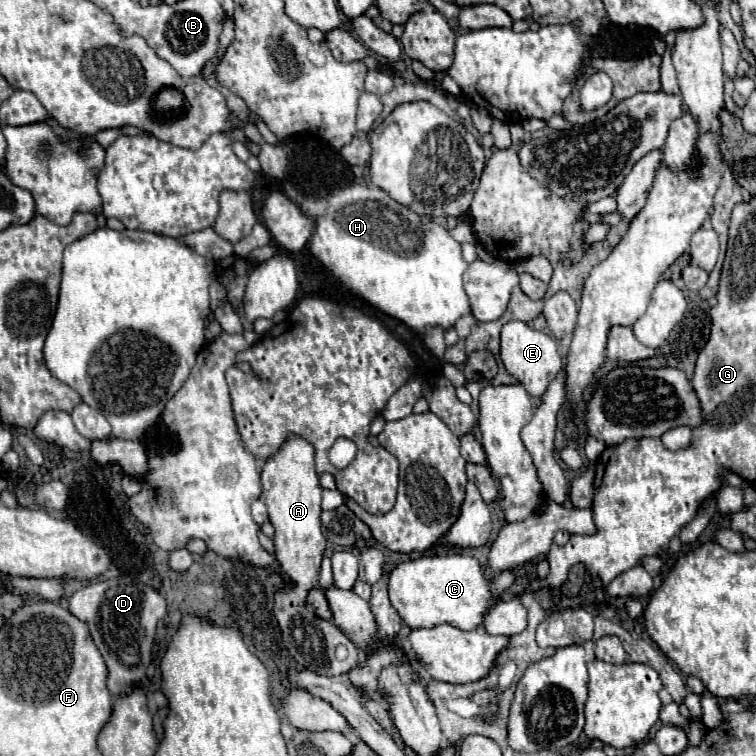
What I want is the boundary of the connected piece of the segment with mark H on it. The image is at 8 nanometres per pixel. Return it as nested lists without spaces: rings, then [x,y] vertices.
[[[350,185],[334,195],[326,211],[316,219],[316,229],[310,237],[310,251],[346,289],[366,299],[386,315],[404,321],[420,335],[426,335],[426,327],[442,327],[448,331],[460,317],[472,313],[470,299],[462,287],[462,275],[468,269],[468,263],[462,257],[462,245],[448,233],[446,227],[428,217],[420,217],[406,205],[396,203],[378,187]]]

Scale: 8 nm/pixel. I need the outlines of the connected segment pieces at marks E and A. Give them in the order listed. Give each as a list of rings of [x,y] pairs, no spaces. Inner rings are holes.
[[[512,321],[502,327],[500,357],[506,371],[512,377],[516,377],[532,397],[542,397],[548,385],[556,379],[556,375],[562,369],[562,355],[558,351],[558,343],[550,335],[542,331],[534,331],[528,323],[522,321]]]
[[[288,437],[280,451],[262,467],[262,499],[268,507],[270,523],[274,525],[274,555],[280,563],[280,573],[286,587],[274,595],[274,617],[282,631],[282,645],[294,661],[316,675],[338,677],[348,673],[358,663],[356,645],[332,623],[316,617],[306,607],[306,597],[318,585],[320,565],[326,549],[320,523],[322,487],[314,471],[314,449],[300,437]],[[346,647],[346,657],[338,659],[336,649]]]

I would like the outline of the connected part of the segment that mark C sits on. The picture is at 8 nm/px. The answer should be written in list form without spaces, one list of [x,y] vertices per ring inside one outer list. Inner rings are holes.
[[[456,553],[456,555],[422,555],[418,559],[410,559],[410,561],[396,565],[390,573],[388,593],[390,593],[390,601],[392,601],[394,609],[400,613],[400,617],[404,619],[404,623],[410,629],[422,629],[422,627],[430,629],[430,627],[448,623],[462,631],[474,631],[484,623],[484,617],[488,615],[488,611],[500,601],[492,593],[492,577],[486,575],[484,565],[476,557],[460,555],[460,553]]]

